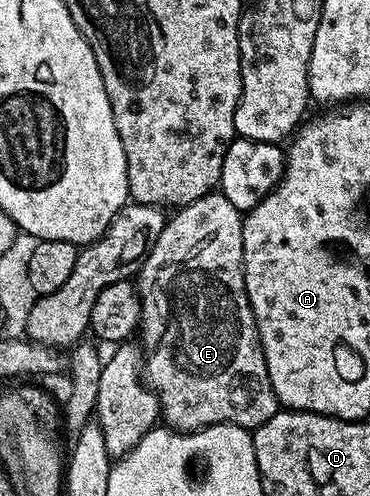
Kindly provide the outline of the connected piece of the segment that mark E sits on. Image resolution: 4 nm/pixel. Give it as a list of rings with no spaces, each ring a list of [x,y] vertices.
[[[217,190],[198,198],[198,202],[190,202],[175,213],[176,216],[165,223],[158,242],[148,251],[138,268],[138,291],[140,294],[140,326],[138,340],[146,353],[142,375],[149,388],[160,399],[160,414],[167,427],[178,432],[197,432],[199,428],[215,424],[237,424],[249,430],[262,426],[274,414],[281,411],[282,405],[274,394],[274,386],[270,384],[270,370],[266,370],[266,358],[262,350],[262,342],[258,334],[258,326],[254,318],[254,310],[250,306],[250,298],[246,294],[246,278],[244,277],[244,255],[242,254],[242,226],[244,216],[230,203],[223,192]]]

